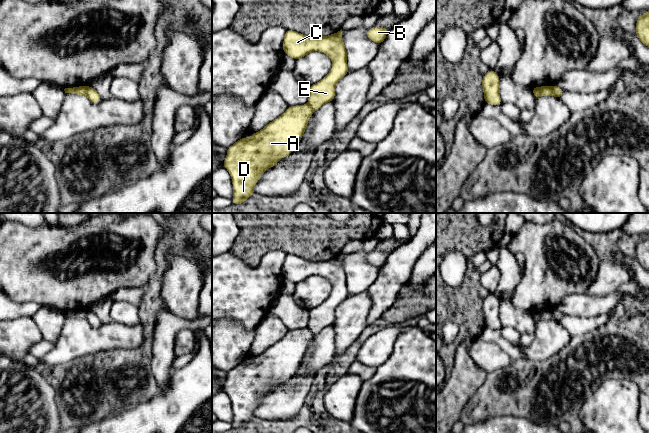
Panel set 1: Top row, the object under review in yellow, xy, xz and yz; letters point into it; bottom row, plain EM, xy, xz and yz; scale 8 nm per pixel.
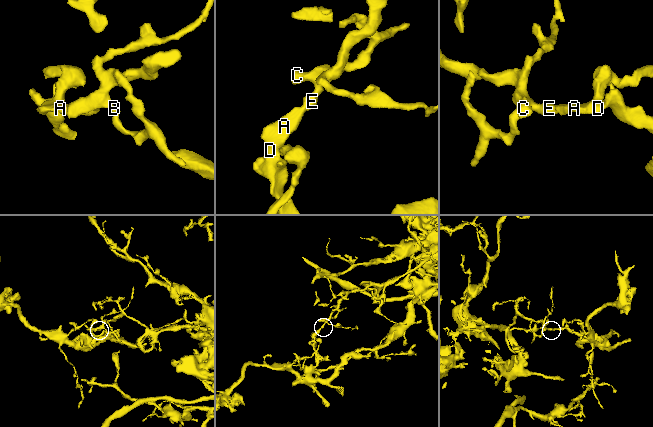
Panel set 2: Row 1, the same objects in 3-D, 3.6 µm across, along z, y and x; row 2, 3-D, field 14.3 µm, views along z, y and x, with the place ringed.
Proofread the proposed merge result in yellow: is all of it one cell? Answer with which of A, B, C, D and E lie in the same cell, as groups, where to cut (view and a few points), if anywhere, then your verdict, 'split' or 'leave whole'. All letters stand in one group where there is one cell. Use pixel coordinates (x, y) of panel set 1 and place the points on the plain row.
groups A D / B C E; cut yz (552, 310), (552, 315), (555, 319); split

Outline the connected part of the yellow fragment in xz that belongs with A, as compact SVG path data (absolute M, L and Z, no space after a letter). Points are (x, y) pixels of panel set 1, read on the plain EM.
M309 328L289 330L280 341L255 356L252 361L241 362L228 372L224 392L232 402L234 415L232 428L240 429L246 425L255 417L254 410L261 398L296 373L312 338L313 334Z

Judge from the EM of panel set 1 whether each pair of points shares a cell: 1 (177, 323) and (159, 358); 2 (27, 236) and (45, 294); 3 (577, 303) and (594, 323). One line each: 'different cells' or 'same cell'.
1: same cell
2: same cell
3: different cells

